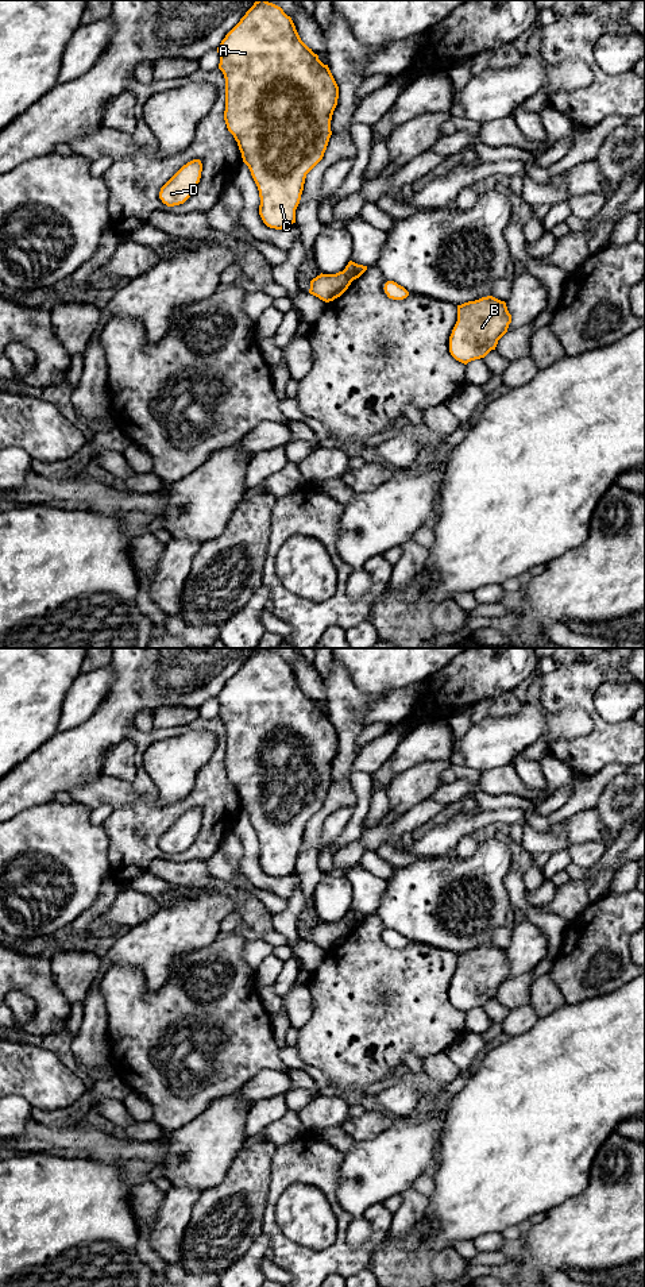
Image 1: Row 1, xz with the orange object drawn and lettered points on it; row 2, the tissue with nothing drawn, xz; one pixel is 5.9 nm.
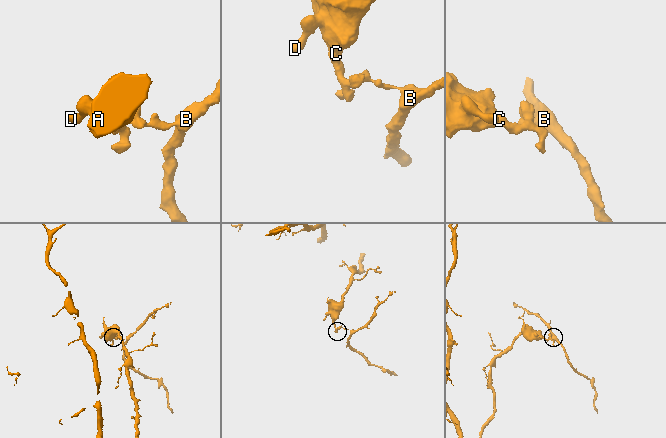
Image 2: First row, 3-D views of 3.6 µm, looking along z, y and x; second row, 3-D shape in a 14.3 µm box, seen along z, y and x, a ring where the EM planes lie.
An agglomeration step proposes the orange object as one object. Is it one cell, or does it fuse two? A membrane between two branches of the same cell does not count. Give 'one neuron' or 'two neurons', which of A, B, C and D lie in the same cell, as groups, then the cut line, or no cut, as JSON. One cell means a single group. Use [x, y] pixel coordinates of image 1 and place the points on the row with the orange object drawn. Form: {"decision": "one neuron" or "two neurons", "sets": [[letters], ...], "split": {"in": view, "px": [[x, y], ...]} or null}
{"decision": "two neurons", "sets": [["A", "C", "D"], ["B"]], "split": {"in": "xz", "px": [[344, 269], [352, 280]]}}

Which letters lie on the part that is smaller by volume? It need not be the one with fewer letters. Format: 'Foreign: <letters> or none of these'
Foreign: B

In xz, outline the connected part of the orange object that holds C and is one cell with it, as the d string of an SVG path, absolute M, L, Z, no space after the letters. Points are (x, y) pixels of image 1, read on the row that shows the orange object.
M256 0L240 22L225 35L217 47L219 69L225 78L224 120L258 186L263 223L275 230L296 223L306 174L322 159L331 131L331 120L337 105L339 86L318 55L300 38L290 16L267 0Z

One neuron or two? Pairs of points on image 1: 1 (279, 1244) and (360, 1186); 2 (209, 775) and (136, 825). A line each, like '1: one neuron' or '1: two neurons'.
1: two neurons
2: one neuron

